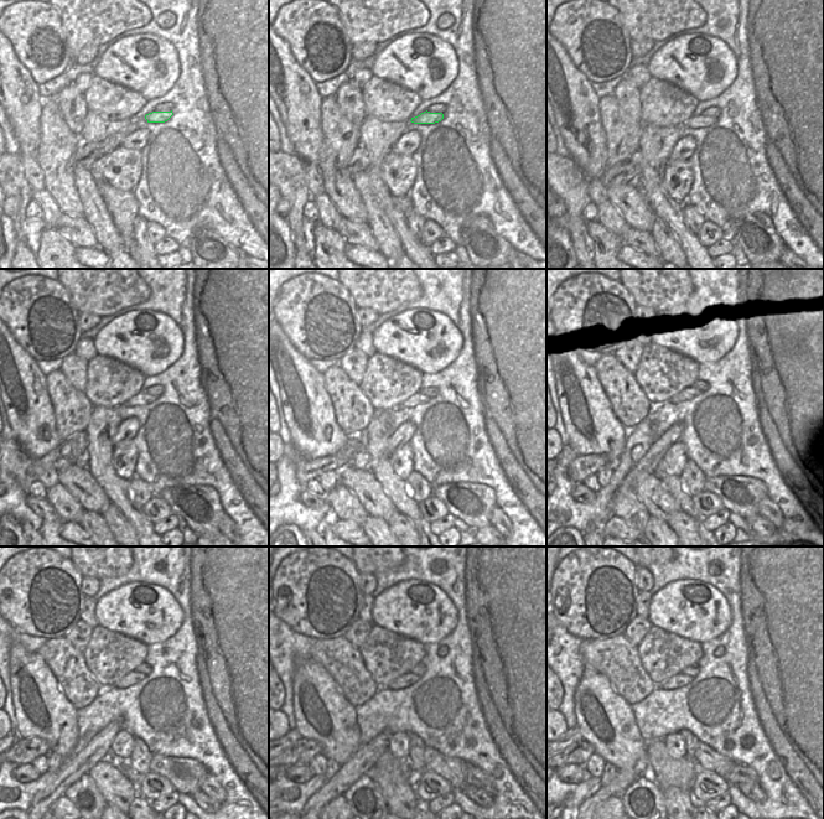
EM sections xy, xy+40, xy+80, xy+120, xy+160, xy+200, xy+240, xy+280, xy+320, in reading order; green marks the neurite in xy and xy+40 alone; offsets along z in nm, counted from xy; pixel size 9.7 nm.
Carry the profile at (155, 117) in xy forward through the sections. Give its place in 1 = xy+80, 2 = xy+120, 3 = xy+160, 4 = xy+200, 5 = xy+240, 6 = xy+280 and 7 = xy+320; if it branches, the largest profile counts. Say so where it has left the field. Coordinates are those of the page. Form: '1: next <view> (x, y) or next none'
1: next xy+80 (700, 120)
2: next xy+120 (141, 398)
3: next xy+160 (416, 399)
4: next xy+200 (690, 393)
5: next xy+240 (133, 677)
6: next xy+280 (408, 679)
7: next xy+320 (678, 680)

